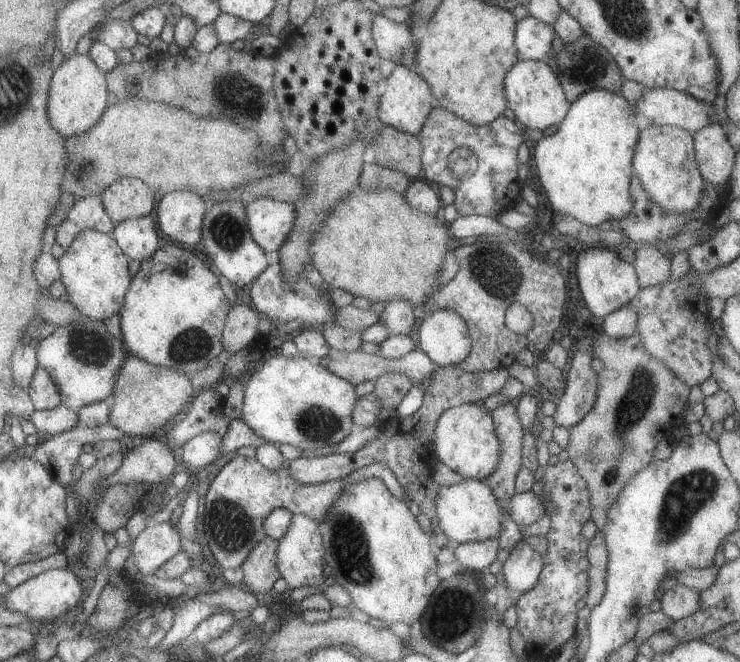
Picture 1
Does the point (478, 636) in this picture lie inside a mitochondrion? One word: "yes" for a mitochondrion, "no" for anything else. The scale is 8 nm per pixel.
no

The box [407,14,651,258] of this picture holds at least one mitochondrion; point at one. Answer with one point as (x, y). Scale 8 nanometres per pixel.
(590, 62)

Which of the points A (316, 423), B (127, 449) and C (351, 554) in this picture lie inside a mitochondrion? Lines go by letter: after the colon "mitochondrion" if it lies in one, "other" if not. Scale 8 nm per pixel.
A: mitochondrion
B: other
C: mitochondrion

